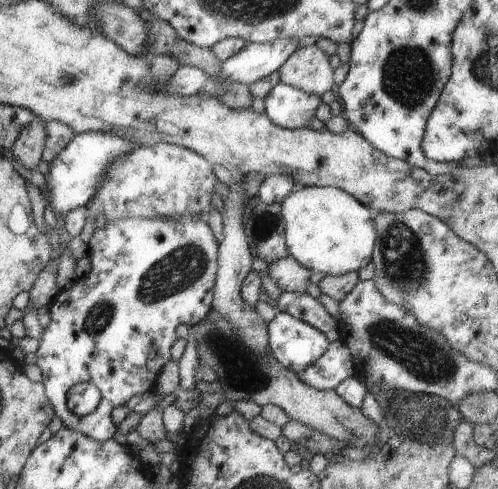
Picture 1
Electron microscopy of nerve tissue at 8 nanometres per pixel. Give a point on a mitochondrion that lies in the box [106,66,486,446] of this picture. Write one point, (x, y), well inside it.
(428, 361)

